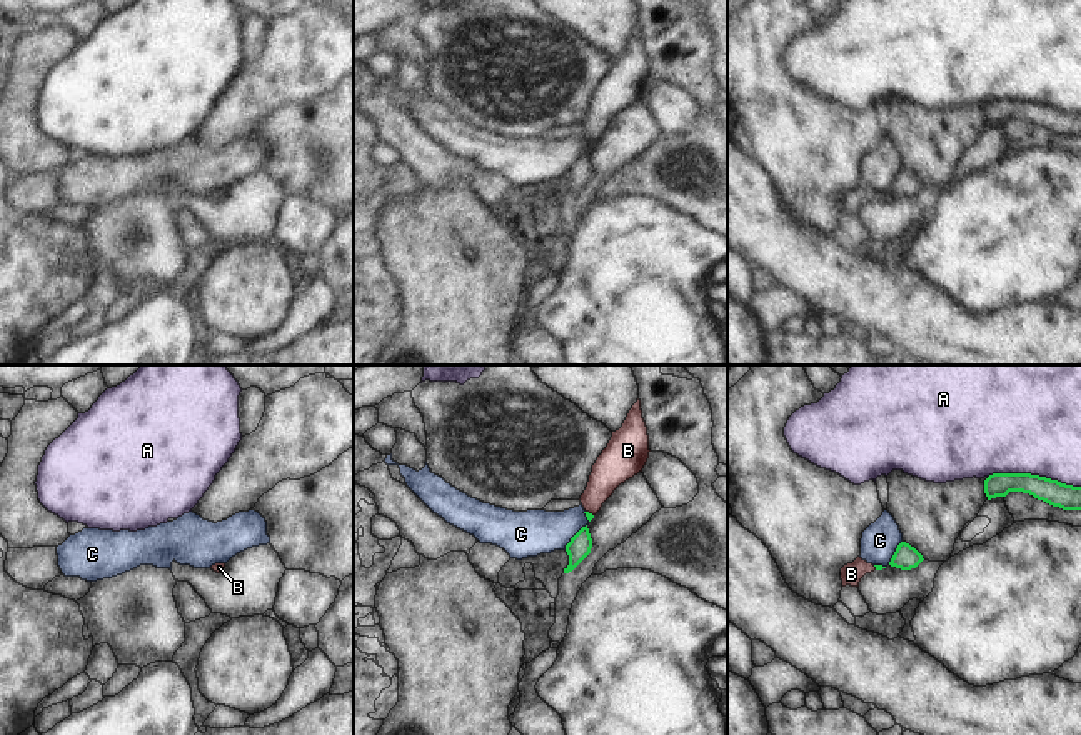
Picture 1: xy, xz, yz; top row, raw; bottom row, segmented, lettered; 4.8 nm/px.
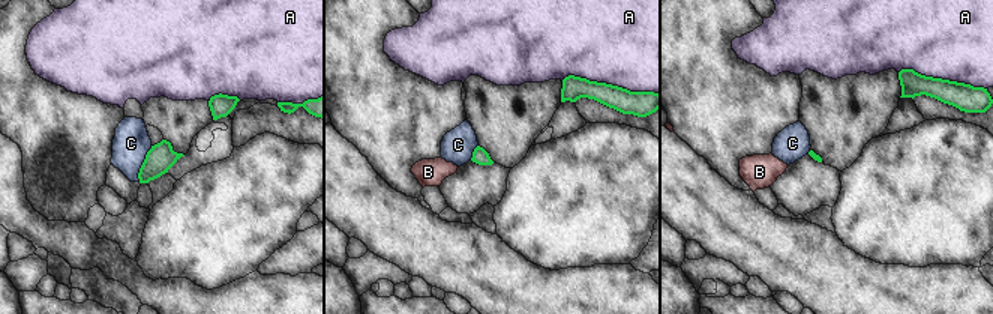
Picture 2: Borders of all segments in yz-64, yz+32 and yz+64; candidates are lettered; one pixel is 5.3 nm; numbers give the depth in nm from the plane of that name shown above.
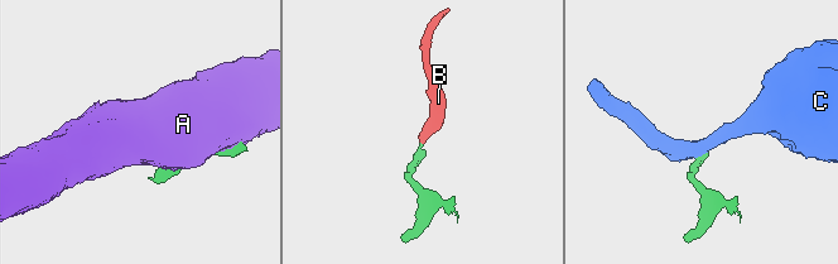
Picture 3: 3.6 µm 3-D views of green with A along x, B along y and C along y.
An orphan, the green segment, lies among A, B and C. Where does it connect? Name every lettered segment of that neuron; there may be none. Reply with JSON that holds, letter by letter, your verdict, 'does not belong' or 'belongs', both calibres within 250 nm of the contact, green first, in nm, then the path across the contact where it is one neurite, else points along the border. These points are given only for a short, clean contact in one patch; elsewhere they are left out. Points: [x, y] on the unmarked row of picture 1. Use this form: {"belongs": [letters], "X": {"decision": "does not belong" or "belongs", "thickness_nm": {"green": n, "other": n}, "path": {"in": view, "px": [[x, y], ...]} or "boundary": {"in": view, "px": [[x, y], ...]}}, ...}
{"belongs": ["B"], "A": {"decision": "does not belong", "thickness_nm": {"green": 120, "other": 480}}, "B": {"decision": "belongs", "thickness_nm": {"green": 30, "other": 180}, "path": {"in": "xz", "px": [[589, 142], [588, 139], [593, 124], [613, 94]]}}, "C": {"decision": "does not belong", "thickness_nm": {"green": 110, "other": 220}, "boundary": {"in": "xz", "px": [[586, 150], [564, 175]]}}}

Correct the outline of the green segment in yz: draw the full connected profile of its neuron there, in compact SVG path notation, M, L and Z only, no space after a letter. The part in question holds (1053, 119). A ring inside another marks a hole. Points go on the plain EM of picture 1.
M993 100L984 107L988 127L1006 123L1009 118L1029 120L1063 137L1081 137L1081 113L1031 100Z

